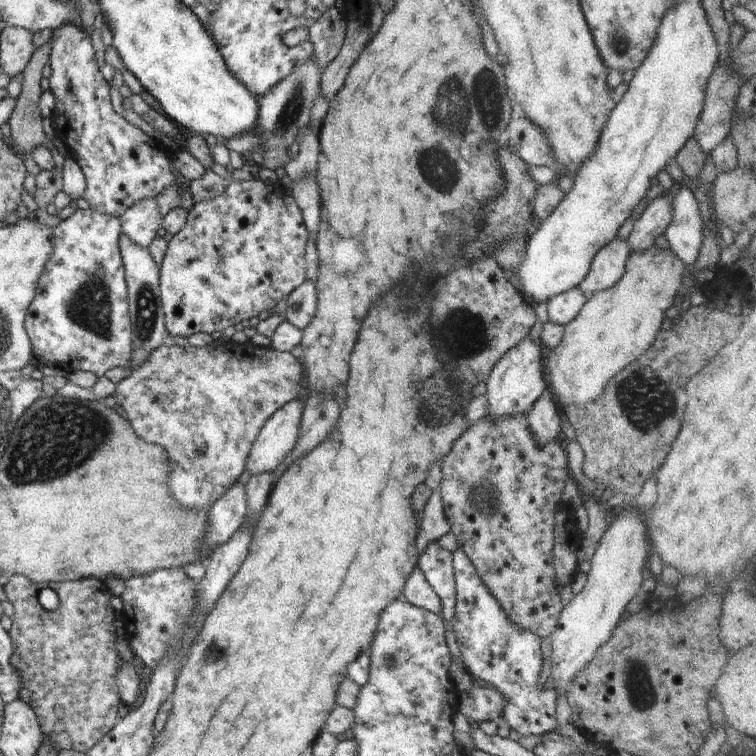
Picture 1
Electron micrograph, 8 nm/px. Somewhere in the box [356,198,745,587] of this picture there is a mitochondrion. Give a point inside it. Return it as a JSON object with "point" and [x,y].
{"point":[646,399]}

